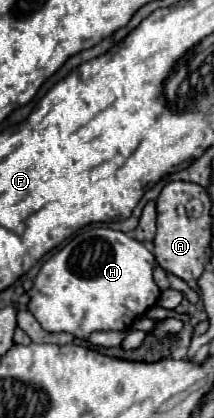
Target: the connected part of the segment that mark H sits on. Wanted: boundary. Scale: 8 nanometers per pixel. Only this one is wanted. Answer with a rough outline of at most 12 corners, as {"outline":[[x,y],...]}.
{"outline":[[85,226],[41,266],[27,308],[87,340],[159,300],[155,258]]}

